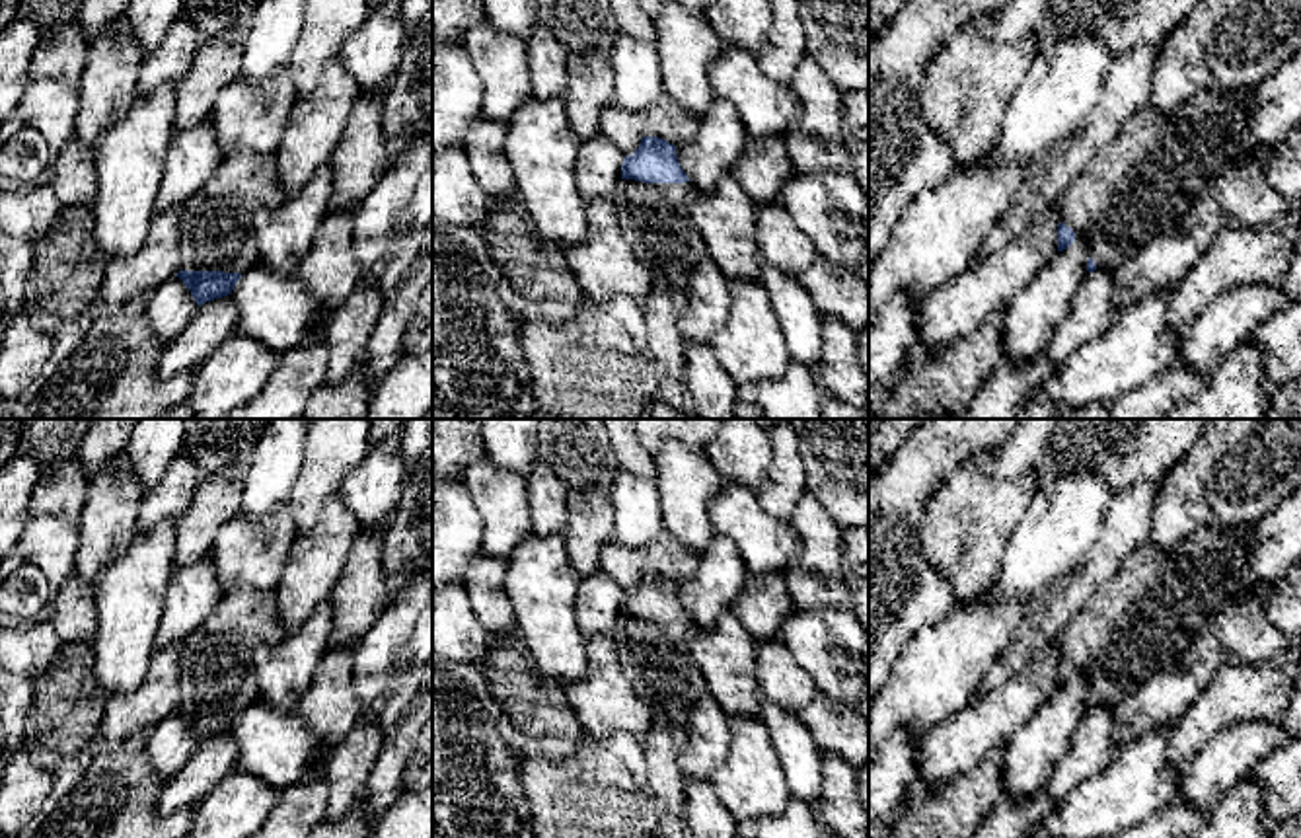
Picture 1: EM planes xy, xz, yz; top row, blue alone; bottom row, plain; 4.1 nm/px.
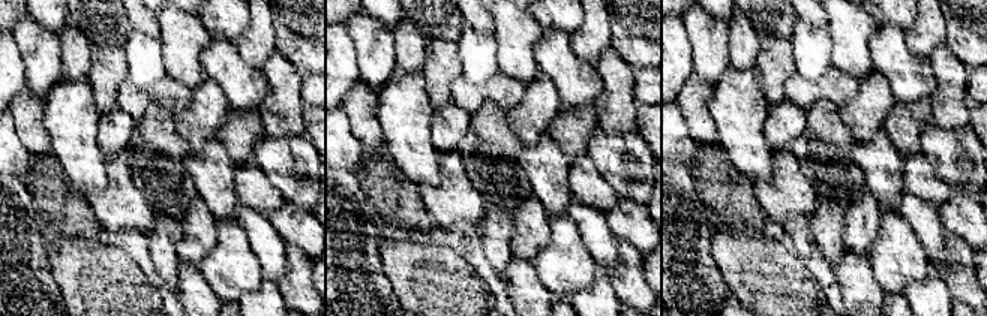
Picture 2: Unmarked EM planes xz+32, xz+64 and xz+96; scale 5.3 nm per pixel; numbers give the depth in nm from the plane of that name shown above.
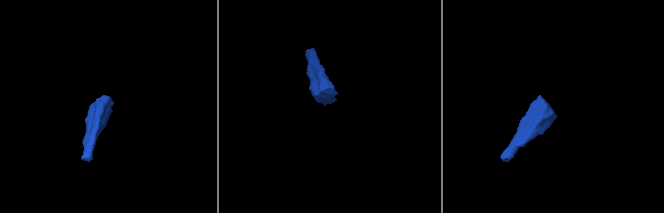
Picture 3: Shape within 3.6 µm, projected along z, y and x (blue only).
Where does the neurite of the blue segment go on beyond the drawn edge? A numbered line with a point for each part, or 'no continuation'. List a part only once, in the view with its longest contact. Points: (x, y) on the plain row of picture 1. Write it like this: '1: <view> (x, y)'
1: xz (655, 655)

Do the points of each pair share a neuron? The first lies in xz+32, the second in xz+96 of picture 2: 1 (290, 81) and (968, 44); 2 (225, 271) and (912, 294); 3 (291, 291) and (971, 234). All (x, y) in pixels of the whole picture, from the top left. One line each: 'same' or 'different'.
1: different
2: different
3: different

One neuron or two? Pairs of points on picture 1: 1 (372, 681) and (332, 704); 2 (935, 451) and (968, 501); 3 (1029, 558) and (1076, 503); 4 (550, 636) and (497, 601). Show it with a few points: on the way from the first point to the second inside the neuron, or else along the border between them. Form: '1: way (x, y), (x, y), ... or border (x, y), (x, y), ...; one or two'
1: border (353, 647), (353, 692), (361, 706), (361, 716); two
2: border (990, 449), (982, 449), (961, 462), (924, 509); two
3: way (1042, 544), (1060, 527), (1064, 517); one
4: border (505, 566), (505, 595), (517, 628); two

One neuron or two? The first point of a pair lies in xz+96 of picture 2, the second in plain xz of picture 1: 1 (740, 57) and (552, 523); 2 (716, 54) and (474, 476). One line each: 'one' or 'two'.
1: one
2: one

